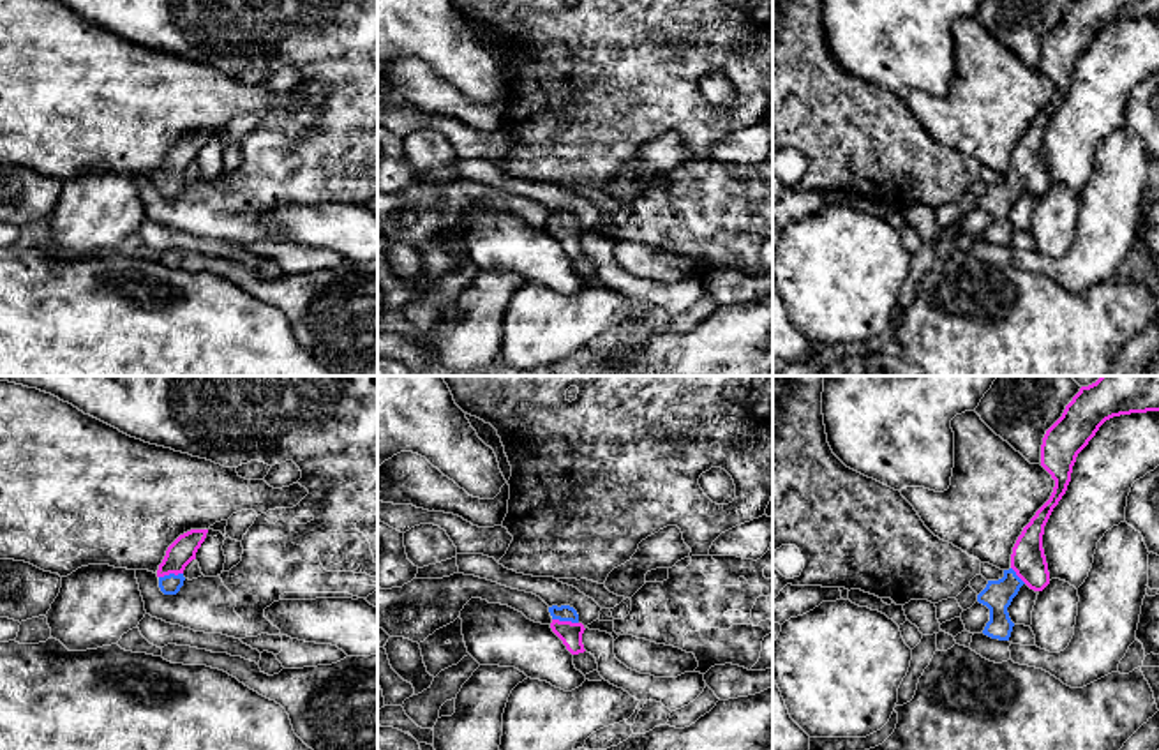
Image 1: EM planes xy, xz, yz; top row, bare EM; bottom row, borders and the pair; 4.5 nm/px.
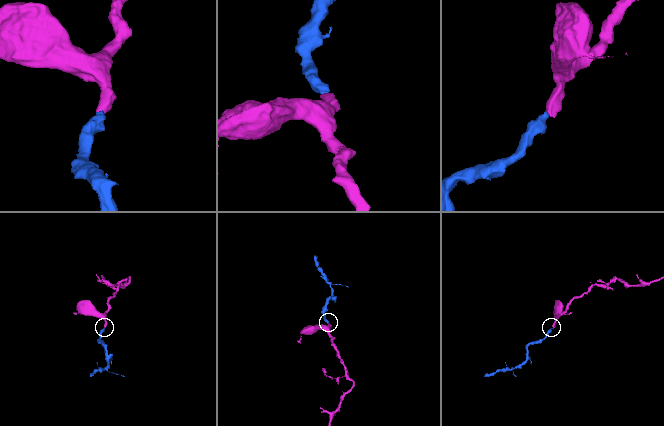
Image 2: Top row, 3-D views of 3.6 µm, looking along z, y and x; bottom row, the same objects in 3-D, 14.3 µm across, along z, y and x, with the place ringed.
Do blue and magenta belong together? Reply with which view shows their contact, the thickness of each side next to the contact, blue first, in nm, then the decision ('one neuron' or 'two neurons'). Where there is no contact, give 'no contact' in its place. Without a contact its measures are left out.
xz | 80/100 nm | one neuron

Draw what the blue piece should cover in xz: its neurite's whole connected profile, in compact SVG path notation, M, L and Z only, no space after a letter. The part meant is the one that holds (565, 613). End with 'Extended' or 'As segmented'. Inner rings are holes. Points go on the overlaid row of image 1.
M552 605L549 607L549 612L552 616L550 628L552 632L563 641L566 649L572 655L584 653L584 644L582 644L582 634L584 634L584 625L579 621L579 614L573 607L570 605Z. Extended

